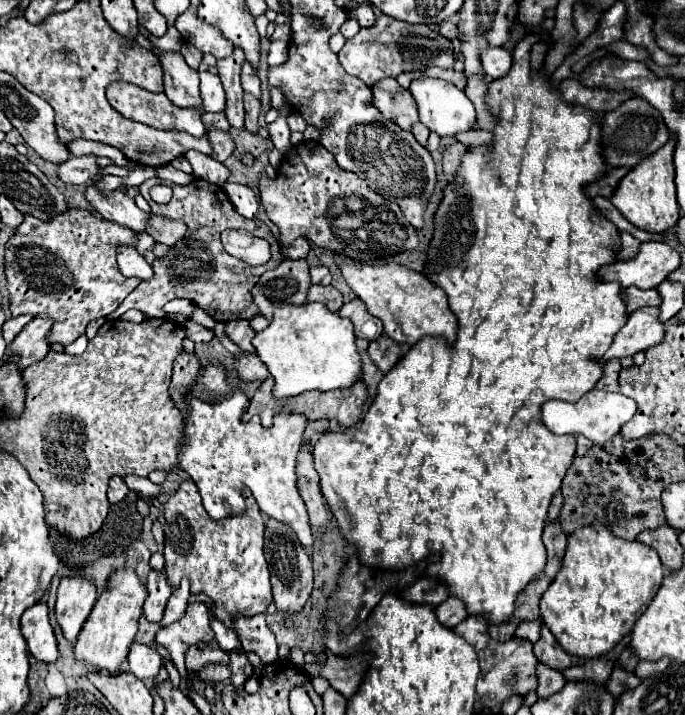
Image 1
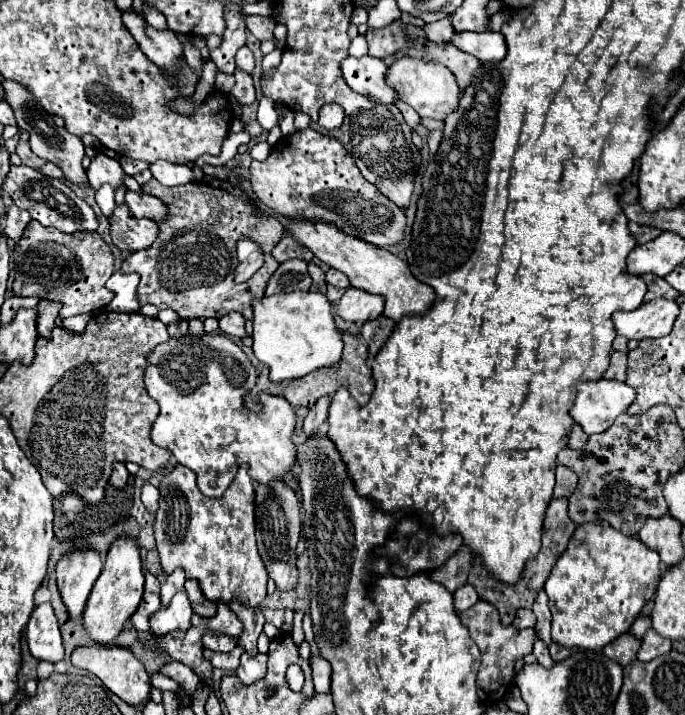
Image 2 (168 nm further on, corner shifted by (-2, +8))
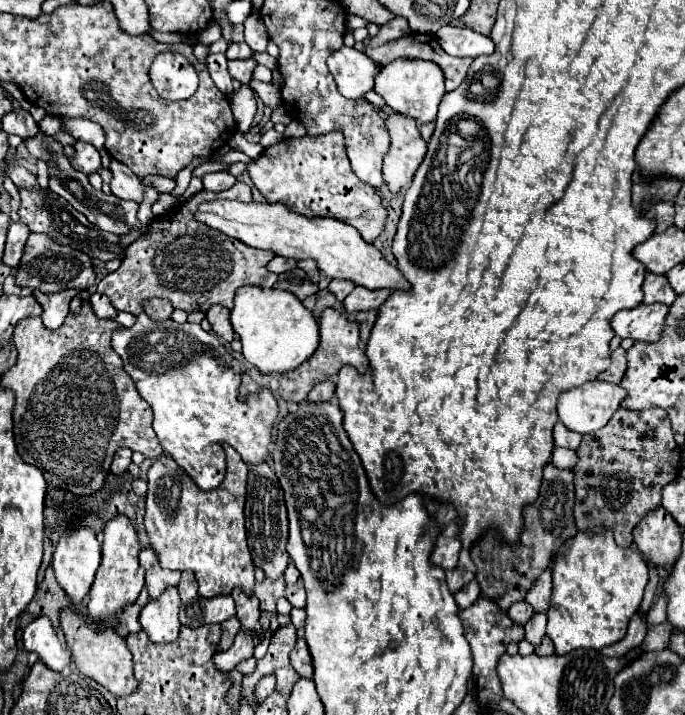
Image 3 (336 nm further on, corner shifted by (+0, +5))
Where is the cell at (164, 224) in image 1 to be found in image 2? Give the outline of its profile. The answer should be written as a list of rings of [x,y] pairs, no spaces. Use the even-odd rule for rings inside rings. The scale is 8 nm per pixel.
[[[126,191],[126,205],[130,207],[132,215],[136,215],[136,217],[150,217],[150,219],[158,221],[158,219],[164,219],[164,215],[166,215],[166,207],[162,205],[162,201],[148,193]]]

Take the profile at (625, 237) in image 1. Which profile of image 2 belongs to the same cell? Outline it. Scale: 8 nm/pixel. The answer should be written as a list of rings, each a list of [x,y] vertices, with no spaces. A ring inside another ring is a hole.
[[[630,223],[630,231],[636,239],[636,243],[646,243],[650,239],[656,239],[662,231],[658,227],[650,227],[650,225],[638,225],[638,223]]]

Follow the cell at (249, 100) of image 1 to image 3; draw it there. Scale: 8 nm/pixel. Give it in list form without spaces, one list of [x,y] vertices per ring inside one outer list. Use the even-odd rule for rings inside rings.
[[[248,58],[248,60],[230,60],[230,62],[228,62],[230,76],[236,78],[240,84],[246,84],[246,86],[248,86],[250,80],[252,80],[254,64],[256,64],[254,58]]]

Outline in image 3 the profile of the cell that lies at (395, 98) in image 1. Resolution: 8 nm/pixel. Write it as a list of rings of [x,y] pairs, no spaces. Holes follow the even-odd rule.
[[[342,46],[328,58],[328,68],[338,84],[338,90],[346,98],[364,98],[374,88],[374,78],[380,72],[364,52]]]

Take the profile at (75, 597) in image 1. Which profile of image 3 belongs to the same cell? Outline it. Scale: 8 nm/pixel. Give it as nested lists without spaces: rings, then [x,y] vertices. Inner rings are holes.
[[[78,528],[72,530],[70,534],[60,536],[60,542],[54,550],[54,558],[52,558],[52,568],[56,574],[56,580],[60,584],[60,588],[66,592],[66,596],[78,604],[86,598],[86,594],[90,592],[90,586],[94,582],[94,574],[100,566],[100,542],[96,540],[96,534],[90,528]]]

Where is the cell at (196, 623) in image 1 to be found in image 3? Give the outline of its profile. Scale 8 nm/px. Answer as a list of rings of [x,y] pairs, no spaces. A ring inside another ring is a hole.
[[[168,588],[158,600],[150,600],[140,612],[140,624],[152,642],[172,642],[180,634],[180,594],[178,588]]]

